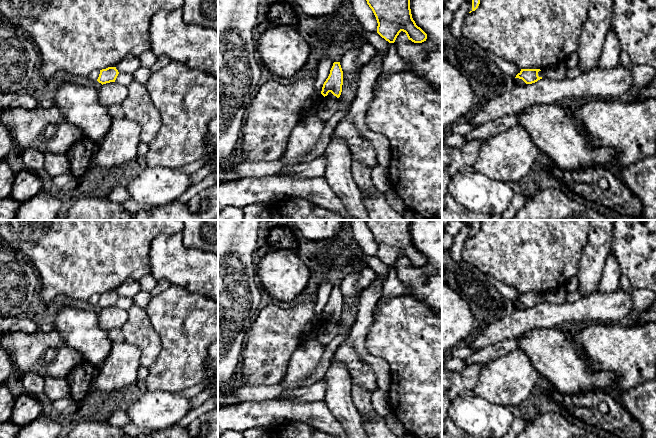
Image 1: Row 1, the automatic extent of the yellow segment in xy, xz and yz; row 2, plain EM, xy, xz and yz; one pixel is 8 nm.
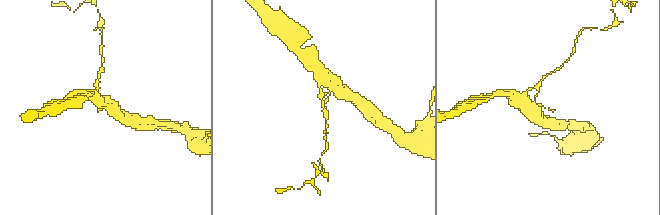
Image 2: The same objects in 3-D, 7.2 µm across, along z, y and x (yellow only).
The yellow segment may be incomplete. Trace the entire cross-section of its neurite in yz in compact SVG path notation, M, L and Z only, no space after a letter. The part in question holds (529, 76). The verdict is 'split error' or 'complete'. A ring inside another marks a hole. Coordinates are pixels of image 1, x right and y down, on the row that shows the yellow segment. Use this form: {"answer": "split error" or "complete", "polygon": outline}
{"answer": "split error", "polygon": "M564 62L558 63L556 66L549 67L543 70L540 69L521 69L515 78L522 79L526 84L532 84L542 78L552 80L566 79L566 65Z"}

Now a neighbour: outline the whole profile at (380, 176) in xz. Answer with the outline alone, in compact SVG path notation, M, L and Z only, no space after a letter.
M380 164L371 168L371 179L375 188L383 193L392 189L389 171Z

